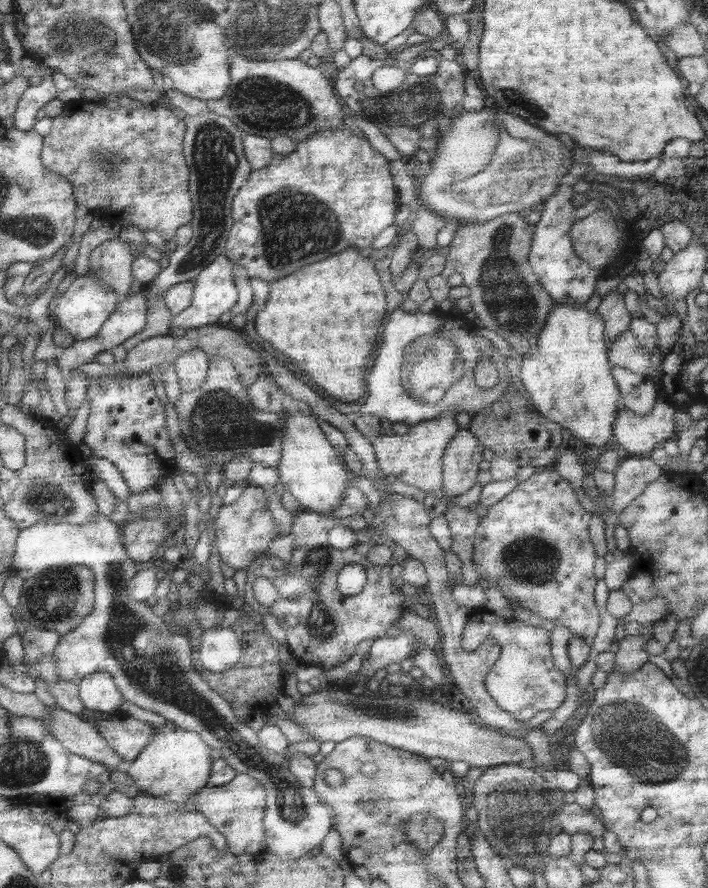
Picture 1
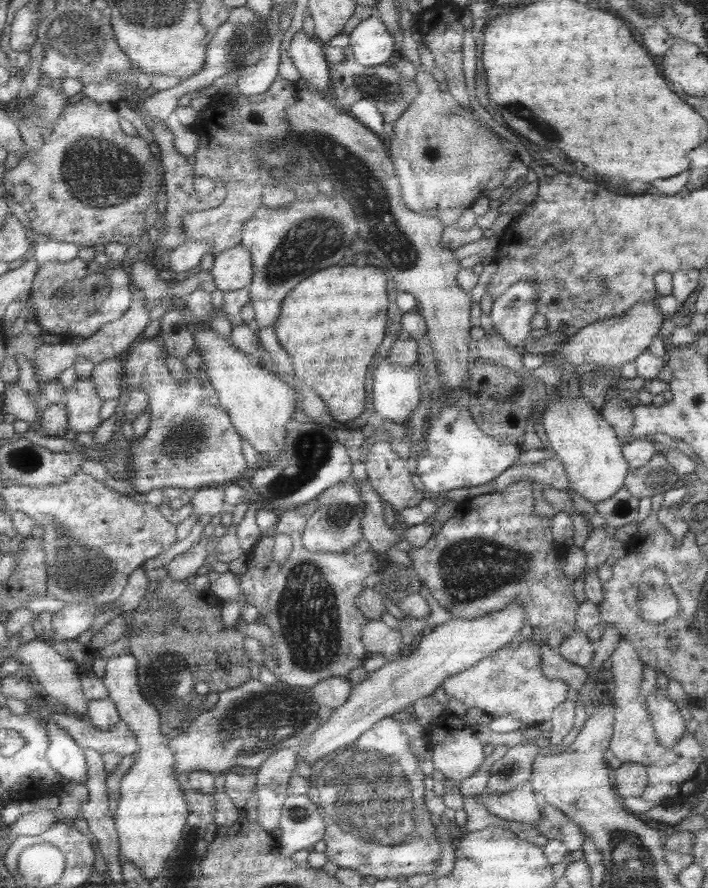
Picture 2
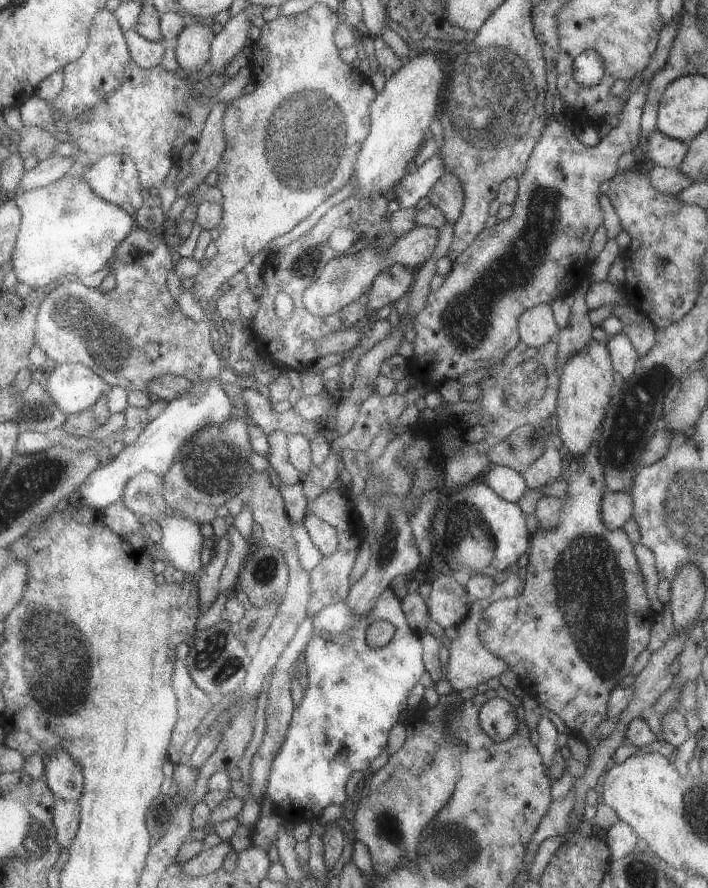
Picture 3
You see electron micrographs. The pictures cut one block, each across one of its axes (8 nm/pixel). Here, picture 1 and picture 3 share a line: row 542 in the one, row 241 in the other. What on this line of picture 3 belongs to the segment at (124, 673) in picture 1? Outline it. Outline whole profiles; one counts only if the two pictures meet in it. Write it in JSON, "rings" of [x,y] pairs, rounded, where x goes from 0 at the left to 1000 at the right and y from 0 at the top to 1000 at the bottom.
{"rings":[[[97,191],[75,207],[21,221],[21,230],[30,236],[30,255],[13,295],[18,300],[24,320],[38,320],[47,327],[69,322],[83,311],[106,309],[114,315],[137,304],[145,304],[157,295],[165,277],[188,261],[188,245],[174,234],[137,223],[131,214],[126,214],[126,209],[120,209],[114,203],[114,194],[106,191]]]}

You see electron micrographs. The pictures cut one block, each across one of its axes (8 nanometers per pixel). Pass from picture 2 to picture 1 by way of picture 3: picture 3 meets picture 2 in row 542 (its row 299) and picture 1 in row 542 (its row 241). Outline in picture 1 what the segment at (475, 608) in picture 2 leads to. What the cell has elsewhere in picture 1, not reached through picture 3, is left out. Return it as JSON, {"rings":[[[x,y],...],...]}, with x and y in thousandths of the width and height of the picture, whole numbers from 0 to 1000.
{"rings":[[[761,527],[756,529],[756,534],[750,534],[742,543],[733,543],[716,559],[710,559],[702,568],[691,570],[688,572],[688,579],[677,586],[677,595],[671,597],[671,608],[668,608],[668,631],[671,631],[671,640],[677,642],[679,646],[679,655],[694,660],[694,655],[702,658],[702,662],[710,667],[710,671],[719,676],[727,676],[733,678],[733,682],[744,685],[747,689],[770,696],[770,698],[778,698],[784,700],[784,705],[798,705],[806,716],[815,716],[815,718],[823,718],[826,725],[838,725],[838,718],[840,718],[840,712],[846,707],[846,687],[840,682],[840,671],[838,671],[838,664],[840,664],[840,658],[843,658],[843,651],[838,649],[838,633],[843,628],[843,622],[832,608],[832,590],[835,590],[838,581],[818,568],[818,561],[815,561],[815,554],[812,550],[795,541],[790,536],[790,532],[784,532],[784,527]]]}

